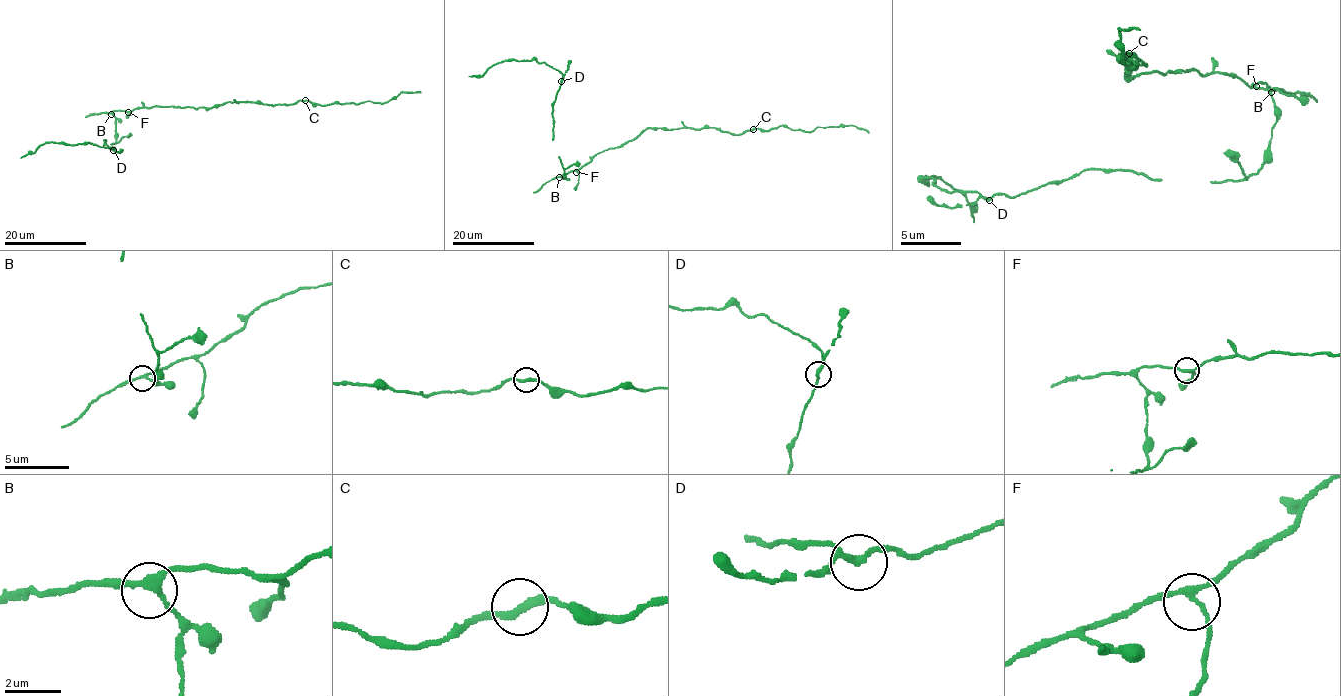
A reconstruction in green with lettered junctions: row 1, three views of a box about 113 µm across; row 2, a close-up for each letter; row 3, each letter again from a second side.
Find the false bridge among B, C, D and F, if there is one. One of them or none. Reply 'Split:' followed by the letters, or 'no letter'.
Split: no letter

